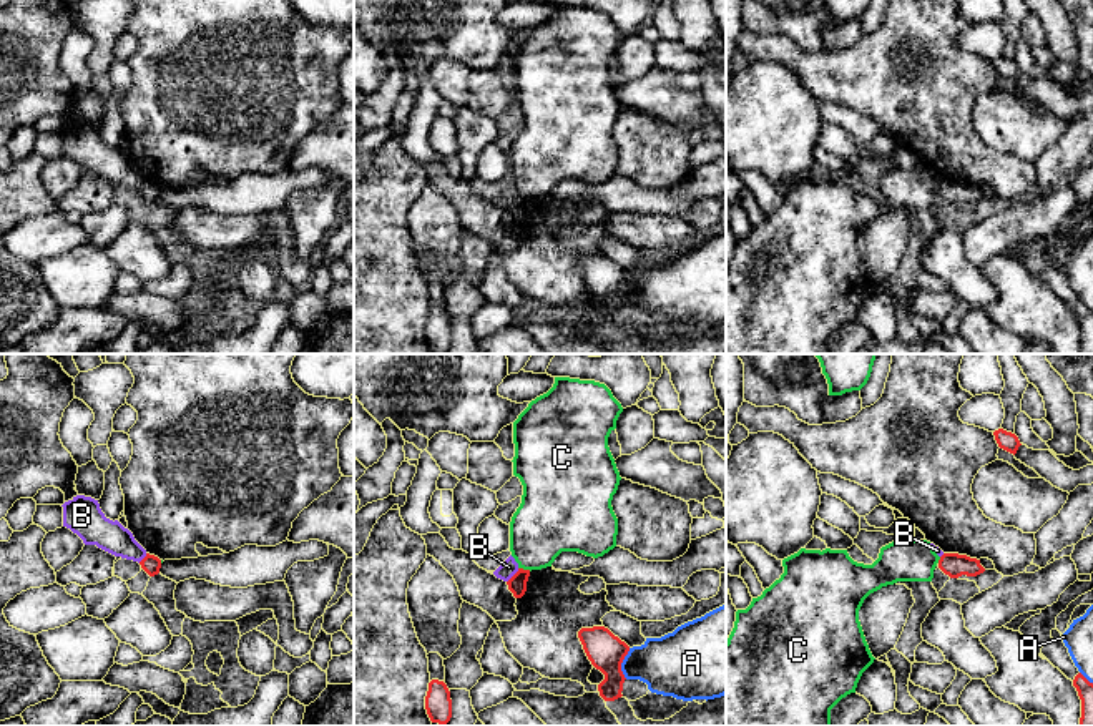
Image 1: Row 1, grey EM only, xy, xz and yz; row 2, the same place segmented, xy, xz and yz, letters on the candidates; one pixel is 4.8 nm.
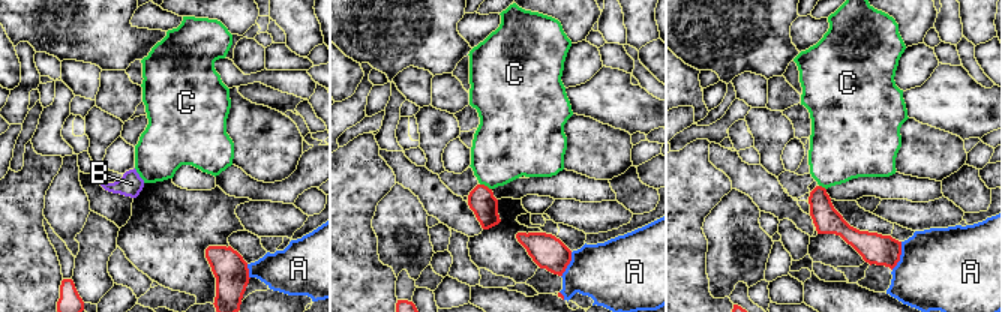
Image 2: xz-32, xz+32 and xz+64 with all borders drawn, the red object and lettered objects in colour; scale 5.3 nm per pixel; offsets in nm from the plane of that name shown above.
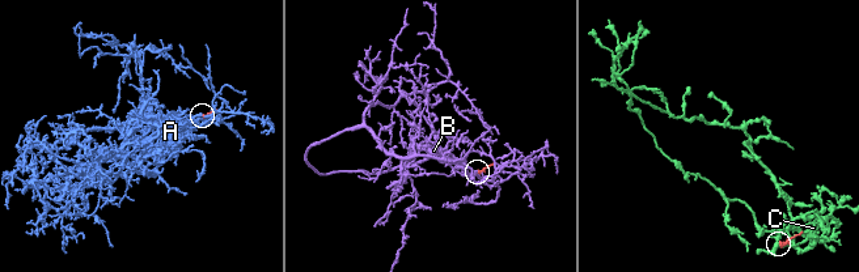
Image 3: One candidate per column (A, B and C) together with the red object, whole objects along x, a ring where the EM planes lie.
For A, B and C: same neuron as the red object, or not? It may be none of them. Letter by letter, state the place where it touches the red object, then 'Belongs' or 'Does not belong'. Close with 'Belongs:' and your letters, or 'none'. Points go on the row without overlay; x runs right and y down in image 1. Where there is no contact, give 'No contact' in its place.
A: Touches red at xz (622, 289). Does not belong
B: Touches red at xz (514, 203). Does not belong
C: Touches red at xz (525, 198). Does not belong
Belongs: none

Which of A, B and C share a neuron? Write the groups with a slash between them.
A / B / C

